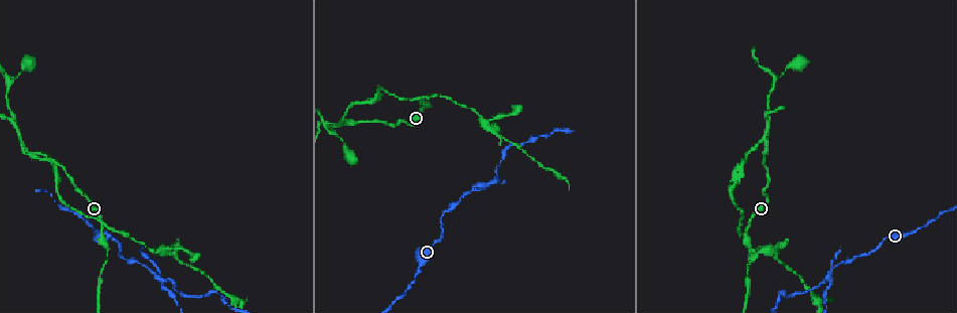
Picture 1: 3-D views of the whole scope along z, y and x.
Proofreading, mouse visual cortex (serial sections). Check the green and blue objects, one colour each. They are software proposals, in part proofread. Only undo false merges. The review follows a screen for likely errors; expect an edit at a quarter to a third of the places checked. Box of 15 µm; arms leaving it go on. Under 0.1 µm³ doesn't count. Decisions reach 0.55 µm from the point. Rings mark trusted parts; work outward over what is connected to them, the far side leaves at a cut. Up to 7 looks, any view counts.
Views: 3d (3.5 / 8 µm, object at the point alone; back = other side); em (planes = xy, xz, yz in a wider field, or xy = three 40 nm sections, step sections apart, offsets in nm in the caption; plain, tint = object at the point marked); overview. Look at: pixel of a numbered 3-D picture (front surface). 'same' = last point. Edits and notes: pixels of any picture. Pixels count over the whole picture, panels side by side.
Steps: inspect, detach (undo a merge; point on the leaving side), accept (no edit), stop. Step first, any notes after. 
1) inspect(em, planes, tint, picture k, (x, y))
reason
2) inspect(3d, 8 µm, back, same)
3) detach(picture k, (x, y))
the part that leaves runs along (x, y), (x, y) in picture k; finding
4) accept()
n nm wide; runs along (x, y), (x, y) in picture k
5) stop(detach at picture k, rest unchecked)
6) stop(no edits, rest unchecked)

inspect(3d, 3.5 µm, back, picture 1, (485, 186))

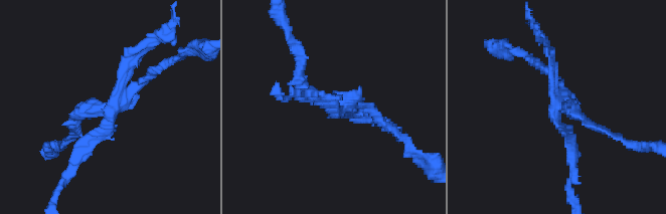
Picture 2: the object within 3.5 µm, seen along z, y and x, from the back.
inspect(em, xy, step 2, tint, picture 2, (114, 101))

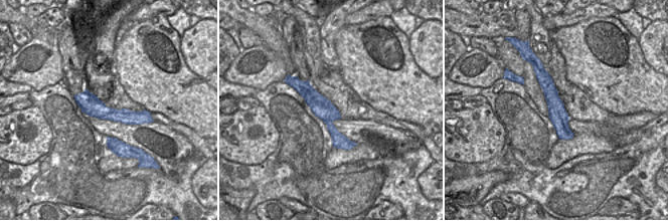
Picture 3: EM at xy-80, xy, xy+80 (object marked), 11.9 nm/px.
inspect(em, xy, step 5, tint, same)

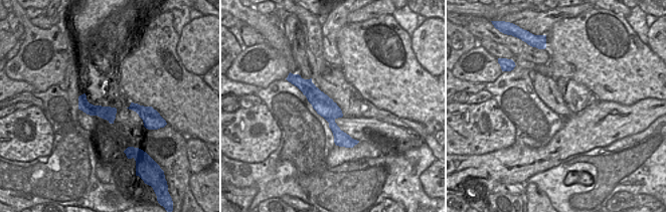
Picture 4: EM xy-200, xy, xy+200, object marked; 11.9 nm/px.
detach(picture 2, (130, 50))
the part that leaves runs along (112, 110), (58, 186) in picture 2; two cells meet here

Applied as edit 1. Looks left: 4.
inspect(3d, 3.5 µm, picture 1, (768, 145))
arms part here

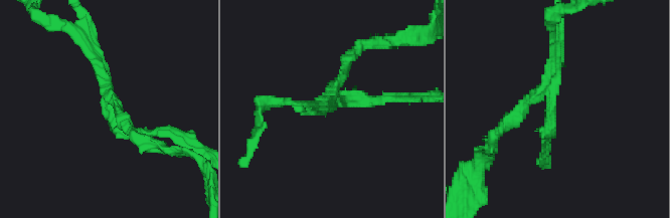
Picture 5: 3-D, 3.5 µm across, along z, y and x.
inspect(em, xy, step 5, tint, picture 5, (108, 102))
shape alone is not enough

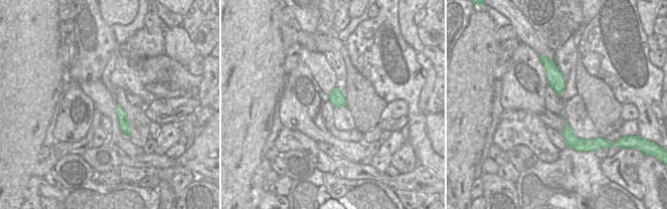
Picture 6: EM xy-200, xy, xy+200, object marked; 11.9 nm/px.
detach(picture 5, (515, 120))
170 nm wide; the part that leaves runs along (542, 100), (532, 97), (511, 116), (494, 144) in picture 5; a second cell is stuck on

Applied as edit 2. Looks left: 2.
stop(detach at picture 2, detach at picture 5, rest unchecked)

